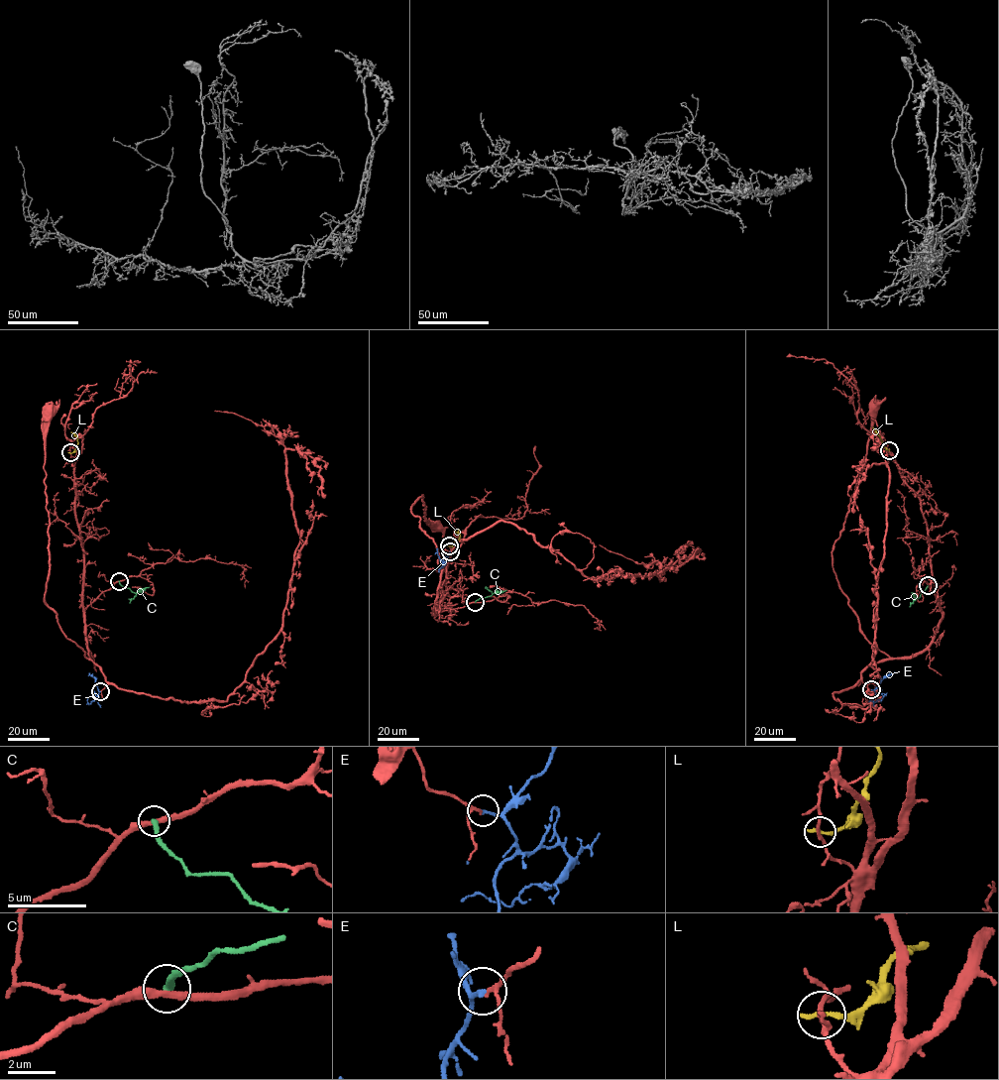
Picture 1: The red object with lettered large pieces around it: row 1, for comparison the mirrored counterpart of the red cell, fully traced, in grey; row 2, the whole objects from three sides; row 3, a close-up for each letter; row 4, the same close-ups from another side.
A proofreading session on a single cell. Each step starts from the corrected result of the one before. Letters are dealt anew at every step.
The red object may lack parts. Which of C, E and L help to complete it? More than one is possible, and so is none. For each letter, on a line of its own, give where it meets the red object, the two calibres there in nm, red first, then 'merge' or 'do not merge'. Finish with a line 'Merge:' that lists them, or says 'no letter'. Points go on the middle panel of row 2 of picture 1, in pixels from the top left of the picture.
C: contact (475, 602); calibres 320 and 280 nm; do not merge
E: contact (450, 551); calibres 130 and 190 nm; merge
L: contact (449, 545); calibres 190 and 240 nm; do not merge
Merge: E

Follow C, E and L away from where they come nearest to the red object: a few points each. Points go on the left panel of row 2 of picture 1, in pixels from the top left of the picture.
C: (119, 581), (124, 588), (135, 593), (149, 587)
E: (100, 691), (89, 704), (87, 698)
L: (70, 453), (77, 443), (74, 430)

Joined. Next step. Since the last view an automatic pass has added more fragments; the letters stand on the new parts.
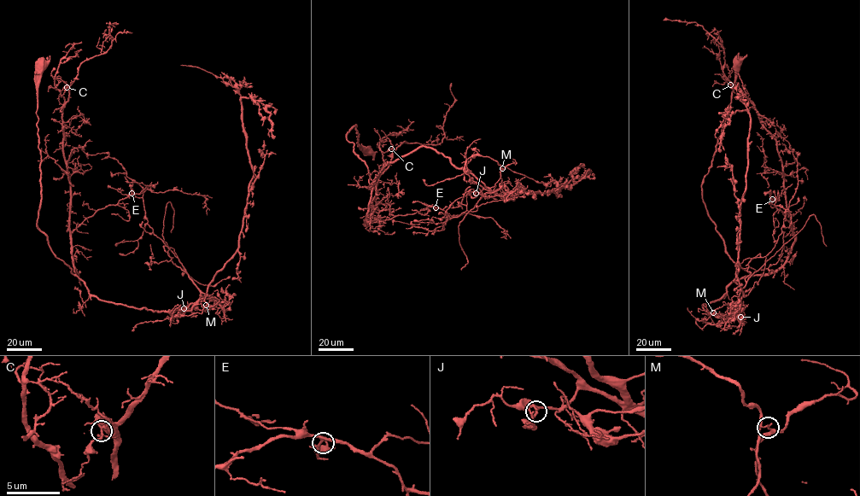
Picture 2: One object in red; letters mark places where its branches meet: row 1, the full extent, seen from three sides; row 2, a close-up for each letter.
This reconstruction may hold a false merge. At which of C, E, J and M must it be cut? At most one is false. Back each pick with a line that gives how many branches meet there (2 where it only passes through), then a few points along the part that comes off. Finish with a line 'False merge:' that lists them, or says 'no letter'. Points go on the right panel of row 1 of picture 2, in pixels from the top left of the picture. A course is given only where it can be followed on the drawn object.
M: 3 | (713, 312), (738, 300), (751, 273), (746, 265), (760, 253), (764, 257), (777, 242), (798, 183), (793, 150)
False merge: M

